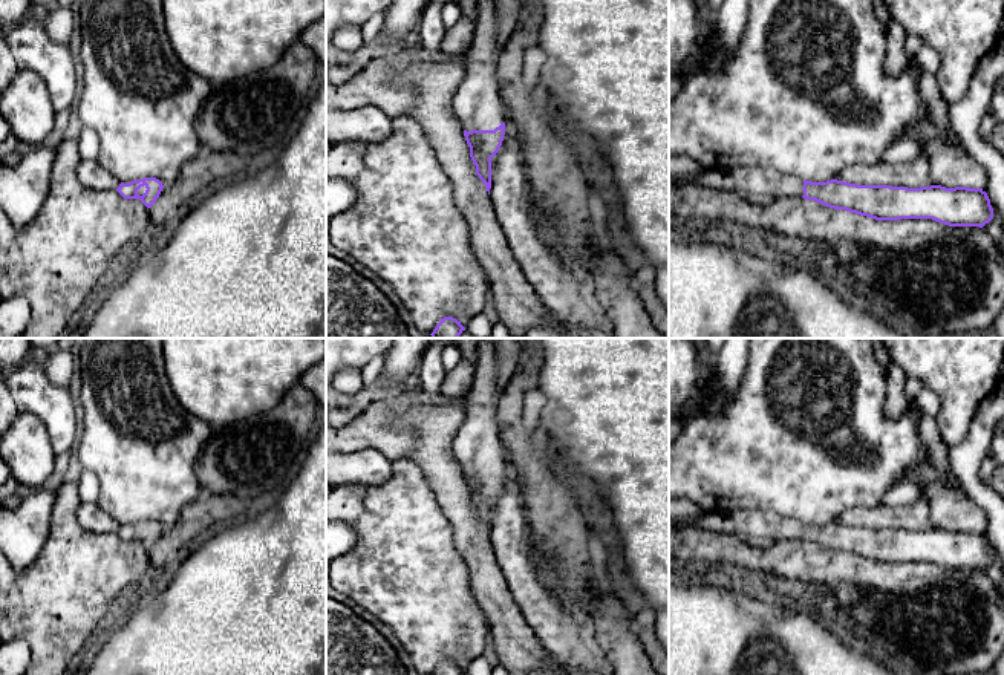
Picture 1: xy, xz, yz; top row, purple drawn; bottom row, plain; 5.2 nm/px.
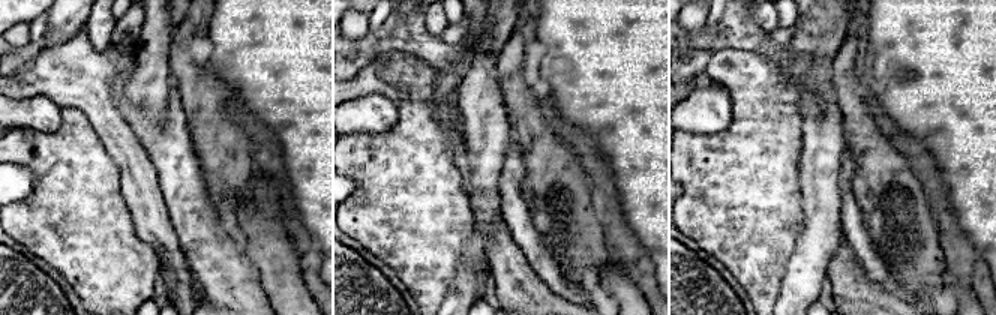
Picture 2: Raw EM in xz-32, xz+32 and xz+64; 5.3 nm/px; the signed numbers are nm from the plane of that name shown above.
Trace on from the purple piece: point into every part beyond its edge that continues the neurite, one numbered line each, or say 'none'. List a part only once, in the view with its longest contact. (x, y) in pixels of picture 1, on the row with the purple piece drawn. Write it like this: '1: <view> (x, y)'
1: xz (476, 104)

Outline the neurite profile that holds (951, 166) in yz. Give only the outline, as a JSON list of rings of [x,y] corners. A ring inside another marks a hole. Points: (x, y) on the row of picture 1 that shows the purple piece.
[[[935,136],[926,144],[929,156],[929,176],[941,187],[983,188],[987,184],[987,171],[966,148],[955,141],[943,141]]]

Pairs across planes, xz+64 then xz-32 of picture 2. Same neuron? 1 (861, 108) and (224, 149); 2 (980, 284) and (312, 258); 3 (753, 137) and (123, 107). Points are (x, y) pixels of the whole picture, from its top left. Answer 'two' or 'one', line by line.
1: one
2: one
3: two

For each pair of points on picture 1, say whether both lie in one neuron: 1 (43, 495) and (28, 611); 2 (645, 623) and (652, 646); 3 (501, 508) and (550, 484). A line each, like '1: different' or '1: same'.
1: different
2: same
3: different

